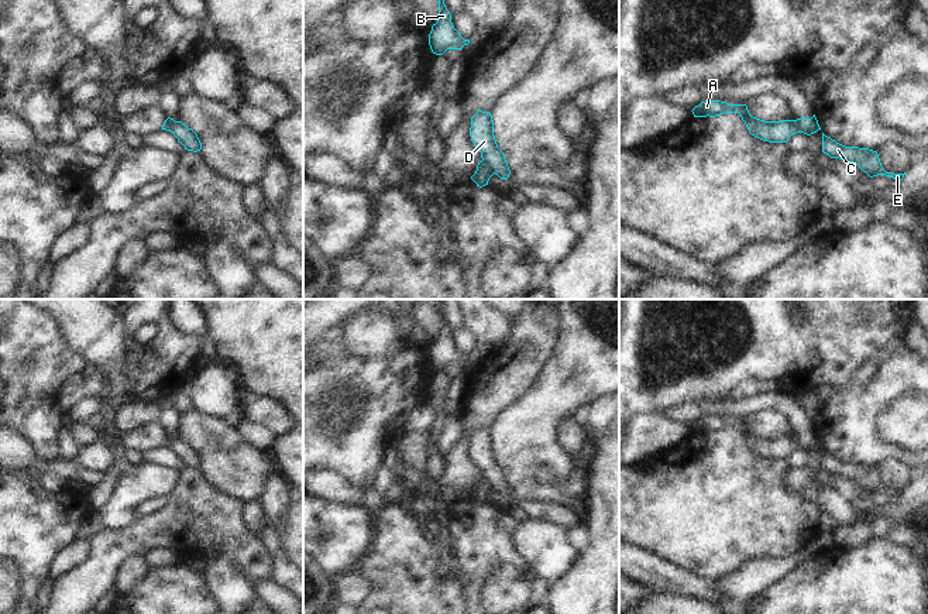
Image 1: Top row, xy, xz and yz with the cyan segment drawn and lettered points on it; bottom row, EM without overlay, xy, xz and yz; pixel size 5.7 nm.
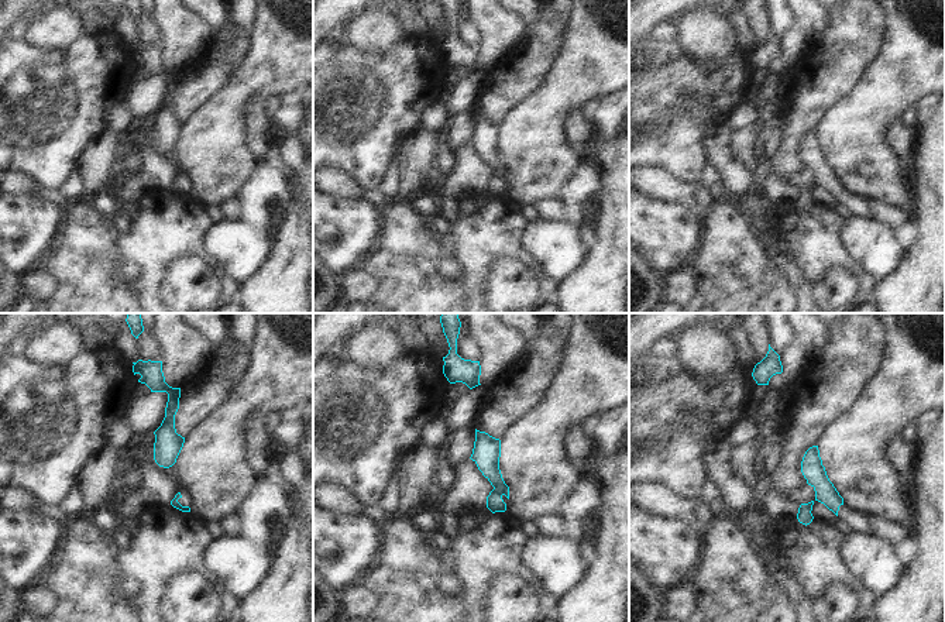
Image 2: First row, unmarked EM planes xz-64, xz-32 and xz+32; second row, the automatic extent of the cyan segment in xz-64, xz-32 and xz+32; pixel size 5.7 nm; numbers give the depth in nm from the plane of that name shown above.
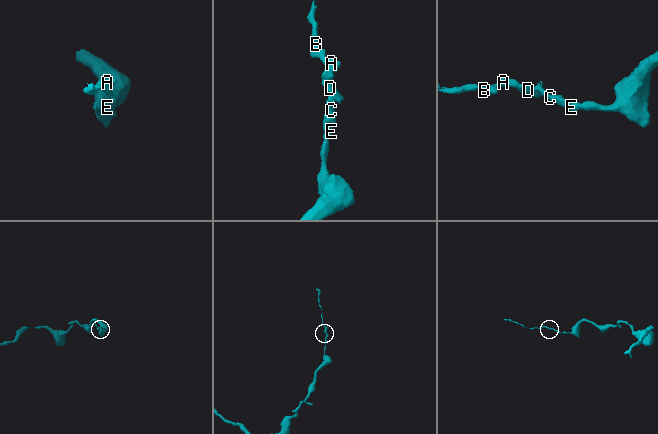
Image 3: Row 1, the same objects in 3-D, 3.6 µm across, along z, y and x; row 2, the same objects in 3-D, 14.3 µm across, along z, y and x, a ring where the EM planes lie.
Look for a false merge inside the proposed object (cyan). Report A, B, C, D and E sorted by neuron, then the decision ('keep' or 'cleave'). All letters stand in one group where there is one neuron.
A B D / C E | cleave

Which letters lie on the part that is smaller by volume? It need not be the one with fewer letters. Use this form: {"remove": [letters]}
{"remove": ["A", "B", "D"]}

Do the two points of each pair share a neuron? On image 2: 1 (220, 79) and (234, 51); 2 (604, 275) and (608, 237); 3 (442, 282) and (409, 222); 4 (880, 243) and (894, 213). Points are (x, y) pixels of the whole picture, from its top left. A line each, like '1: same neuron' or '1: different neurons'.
1: different neurons
2: same neuron
3: same neuron
4: different neurons

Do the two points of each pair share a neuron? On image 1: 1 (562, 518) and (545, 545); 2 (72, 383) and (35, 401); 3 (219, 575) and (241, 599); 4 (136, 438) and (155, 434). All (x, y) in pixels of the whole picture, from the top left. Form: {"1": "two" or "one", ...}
{"1": "two", "2": "one", "3": "one", "4": "one"}

